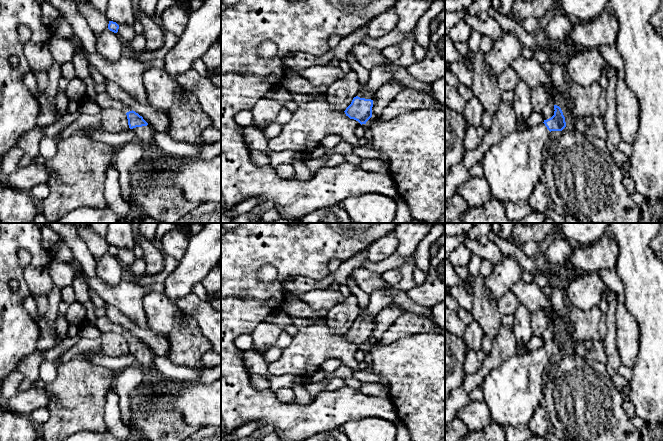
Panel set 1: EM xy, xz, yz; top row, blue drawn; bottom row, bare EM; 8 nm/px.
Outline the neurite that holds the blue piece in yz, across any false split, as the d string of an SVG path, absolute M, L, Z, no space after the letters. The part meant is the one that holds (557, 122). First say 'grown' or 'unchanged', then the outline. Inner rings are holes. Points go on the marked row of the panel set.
grown | M554 105L554 110L551 118L529 130L507 134L483 155L480 164L494 200L501 203L528 201L537 183L543 180L546 158L543 152L550 141L550 132L566 127L561 108Z

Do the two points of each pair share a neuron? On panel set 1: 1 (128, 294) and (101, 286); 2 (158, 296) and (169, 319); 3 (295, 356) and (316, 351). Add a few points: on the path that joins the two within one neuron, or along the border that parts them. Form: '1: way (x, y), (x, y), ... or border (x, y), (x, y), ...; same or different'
1: way (121, 294), (108, 293); same
2: way (158, 302), (158, 308), (163, 313); same
3: way (300, 356), (311, 351); same

